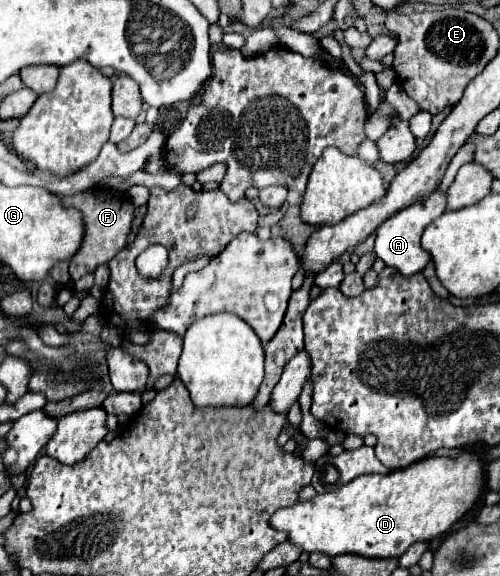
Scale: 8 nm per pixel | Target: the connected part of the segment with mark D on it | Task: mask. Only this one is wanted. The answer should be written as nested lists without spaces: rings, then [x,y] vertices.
[[[463,454],[457,460],[451,458],[425,458],[419,464],[395,470],[391,474],[367,474],[355,478],[351,484],[337,492],[317,494],[311,500],[297,502],[289,508],[281,508],[271,516],[269,524],[275,530],[287,534],[287,540],[301,548],[301,552],[321,552],[327,556],[357,554],[365,558],[399,558],[403,552],[419,542],[433,540],[445,534],[479,498],[483,488],[483,468],[475,454]]]

